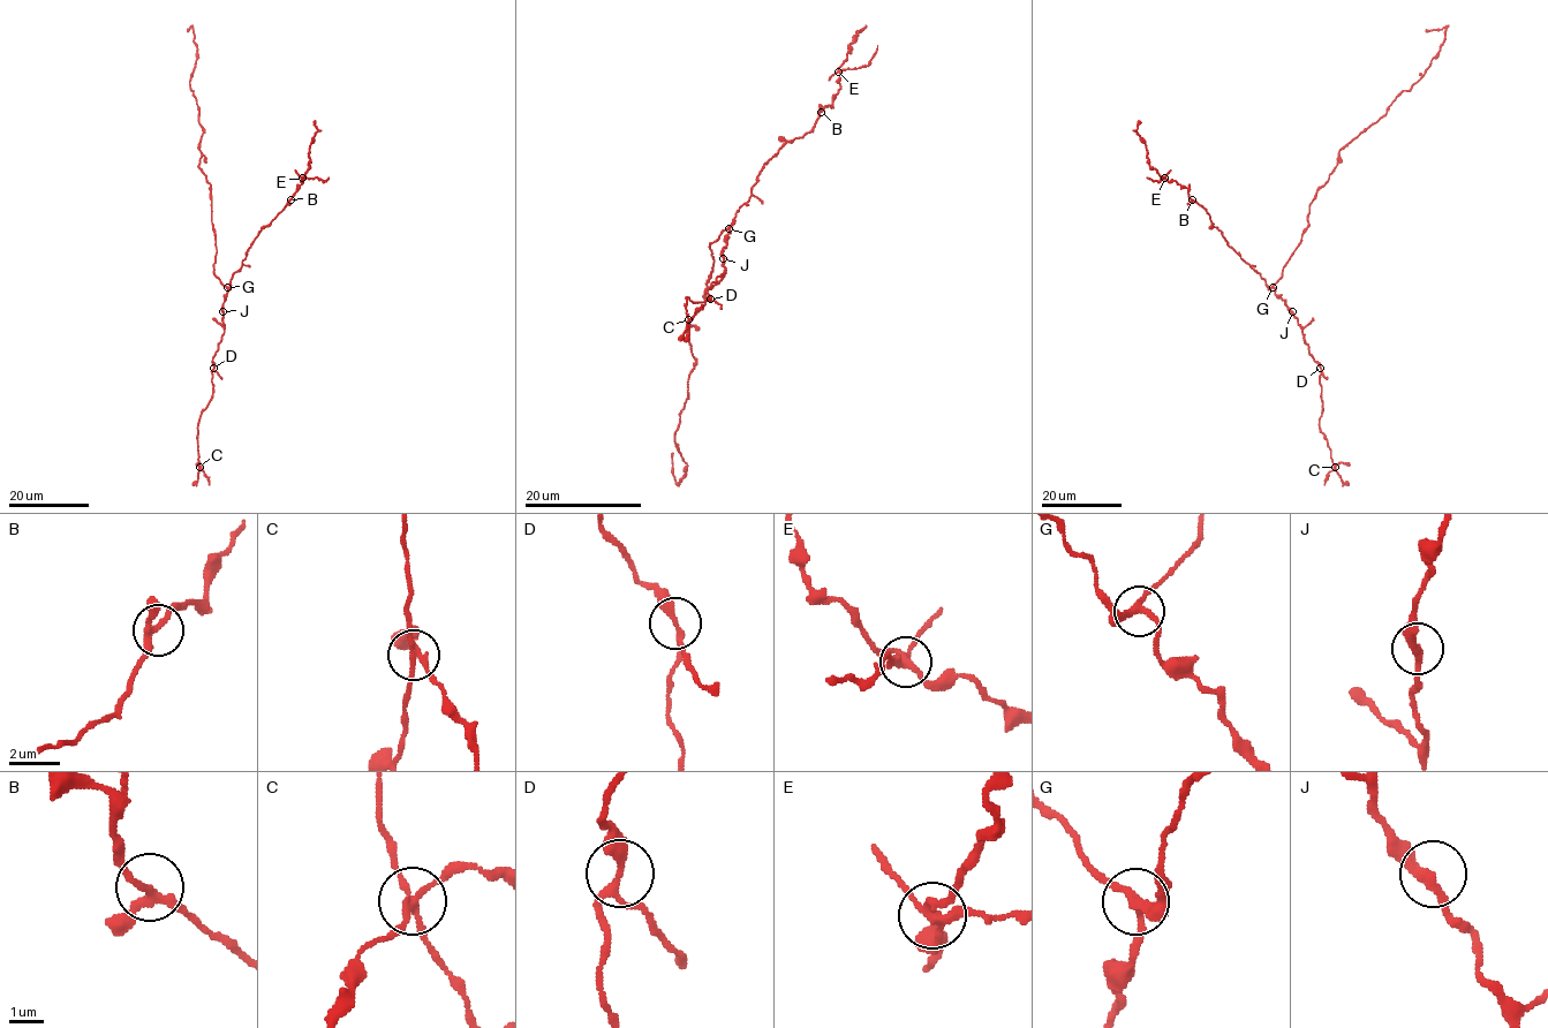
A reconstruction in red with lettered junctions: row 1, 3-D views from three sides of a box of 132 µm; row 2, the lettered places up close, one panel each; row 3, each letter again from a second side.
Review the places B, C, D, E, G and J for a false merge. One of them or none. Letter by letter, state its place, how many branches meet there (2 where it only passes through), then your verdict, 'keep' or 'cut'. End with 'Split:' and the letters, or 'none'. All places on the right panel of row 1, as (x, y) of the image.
B: at (1192, 199); 3 branches meet; keep
C: at (1335, 467); 4 branches meet; keep
D: at (1320, 368); 3 branches meet; keep
E: at (1164, 178); 4 branches meet; cut
G: at (1273, 287); 3 branches meet; keep
J: at (1292, 311); 2 branches meet; keep
Split: E

